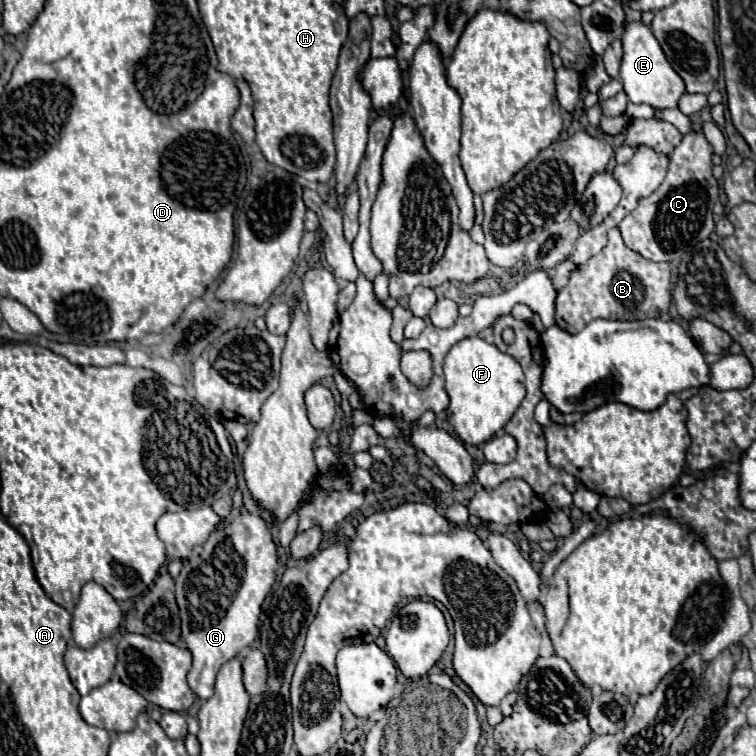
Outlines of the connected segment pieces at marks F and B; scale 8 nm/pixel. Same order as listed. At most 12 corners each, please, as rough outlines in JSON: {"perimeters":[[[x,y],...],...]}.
{"perimeters":[[[481,337],[445,357],[447,421],[465,445],[525,397],[513,357]],[[617,229],[557,291],[555,325],[669,311],[671,269]]]}

